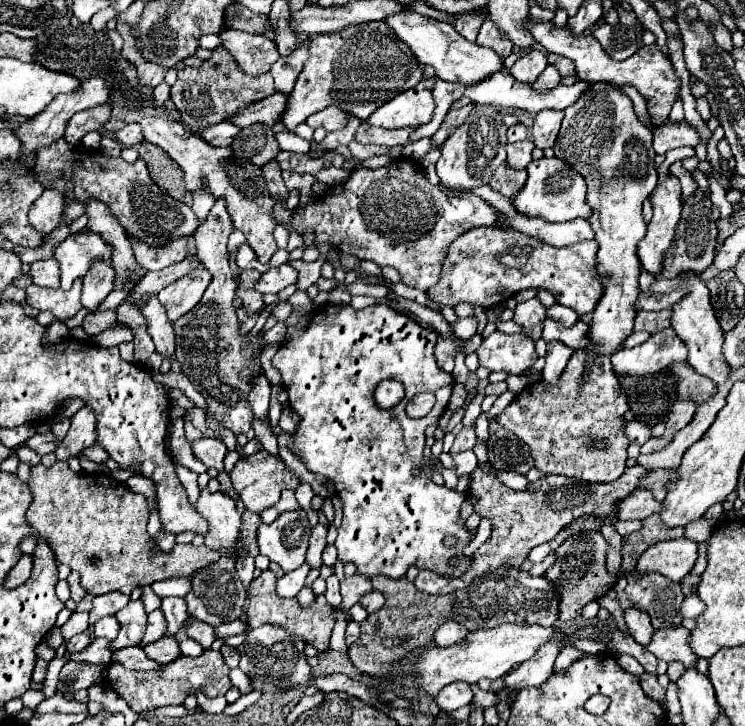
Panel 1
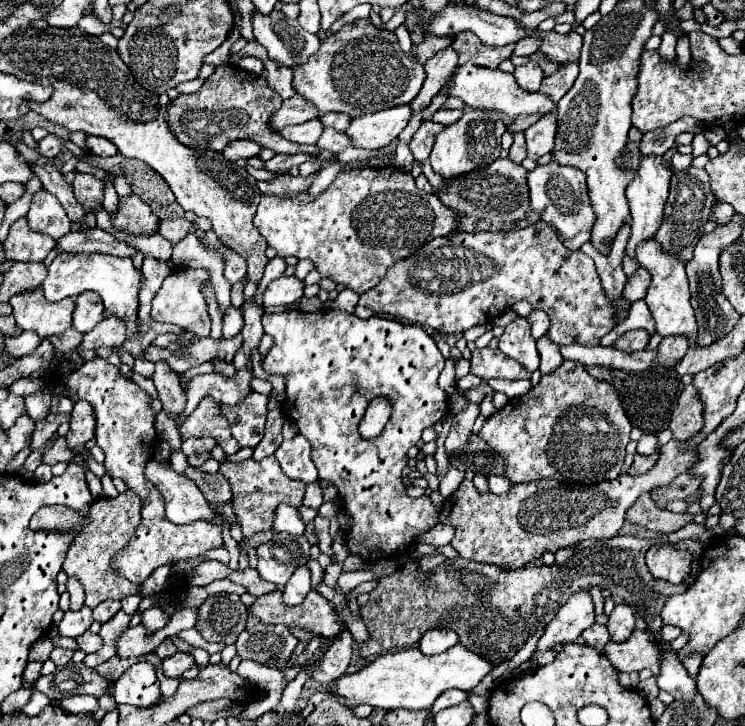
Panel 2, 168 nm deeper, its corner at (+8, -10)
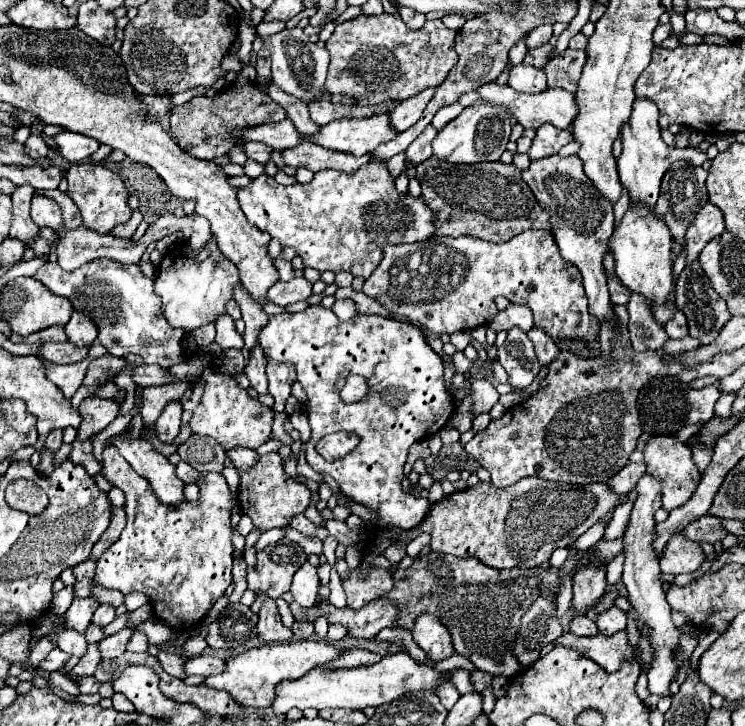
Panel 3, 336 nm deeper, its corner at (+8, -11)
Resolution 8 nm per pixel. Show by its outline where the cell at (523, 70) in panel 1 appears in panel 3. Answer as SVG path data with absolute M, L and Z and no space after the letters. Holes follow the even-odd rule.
M522 63L512 67L508 85L518 93L542 93L548 89L544 71L536 67L526 67Z

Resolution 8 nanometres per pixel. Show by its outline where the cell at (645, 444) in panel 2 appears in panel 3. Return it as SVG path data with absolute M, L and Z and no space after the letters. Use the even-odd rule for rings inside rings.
M660 435L648 441L646 449L644 449L644 463L648 467L648 471L652 471L654 475L660 475L664 487L662 487L662 507L666 511L672 511L674 507L684 505L692 493L696 491L698 483L700 483L700 471L692 461L692 449L688 447L688 443L678 441L674 437L674 455L672 455L672 437L670 435Z

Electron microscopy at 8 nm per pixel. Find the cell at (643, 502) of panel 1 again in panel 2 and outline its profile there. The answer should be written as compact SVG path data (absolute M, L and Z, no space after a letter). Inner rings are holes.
M642 494L634 502L634 506L626 512L626 520L630 524L638 524L638 526L652 530L652 532L670 534L670 532L676 532L678 528L688 524L688 514L674 514L668 510L660 510L652 502L650 494Z

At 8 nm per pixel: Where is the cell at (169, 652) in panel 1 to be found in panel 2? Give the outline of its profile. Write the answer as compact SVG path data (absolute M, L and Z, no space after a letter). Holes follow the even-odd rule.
M176 652L174 656L168 656L162 660L162 670L168 678L180 678L192 664L194 664L194 658L190 654Z

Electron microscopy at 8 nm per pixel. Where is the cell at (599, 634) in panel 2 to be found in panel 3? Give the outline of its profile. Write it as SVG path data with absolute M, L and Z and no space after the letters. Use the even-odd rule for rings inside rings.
M578 615L578 617L572 617L568 631L574 635L590 637L590 635L596 635L596 623L592 619L588 619L586 615Z

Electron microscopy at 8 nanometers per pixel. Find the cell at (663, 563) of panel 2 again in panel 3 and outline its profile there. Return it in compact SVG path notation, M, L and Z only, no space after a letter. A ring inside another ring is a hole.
M674 535L660 559L660 571L672 575L694 573L704 559L706 557L702 553L700 541L690 541L684 535Z

